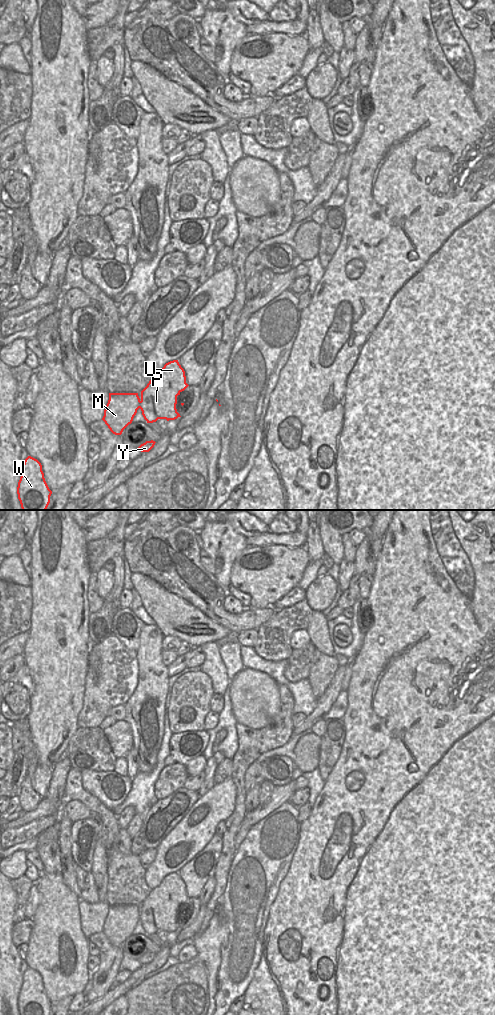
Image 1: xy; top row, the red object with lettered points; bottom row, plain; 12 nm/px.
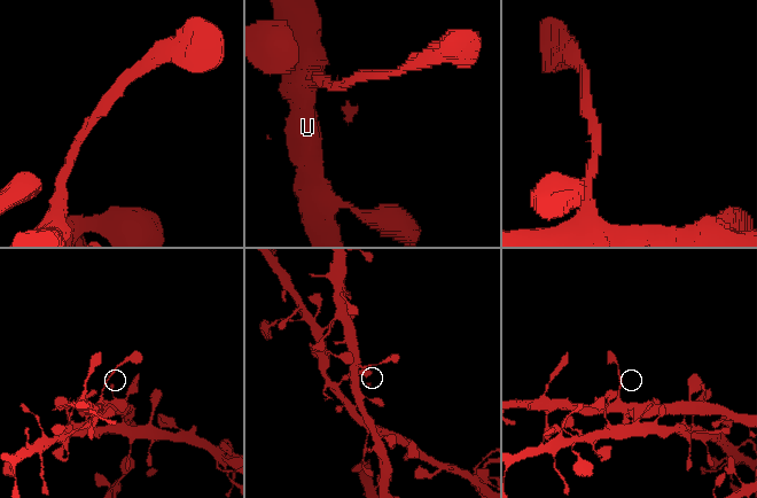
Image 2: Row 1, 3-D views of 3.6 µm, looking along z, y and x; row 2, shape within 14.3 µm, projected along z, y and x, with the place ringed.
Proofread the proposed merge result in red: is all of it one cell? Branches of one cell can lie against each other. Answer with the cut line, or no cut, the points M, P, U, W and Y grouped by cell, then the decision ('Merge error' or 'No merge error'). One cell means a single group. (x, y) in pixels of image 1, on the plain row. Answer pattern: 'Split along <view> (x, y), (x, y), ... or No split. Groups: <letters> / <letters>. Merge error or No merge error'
Split along xy (141, 913), (139, 919). Groups: M W / P U Y. Merge error

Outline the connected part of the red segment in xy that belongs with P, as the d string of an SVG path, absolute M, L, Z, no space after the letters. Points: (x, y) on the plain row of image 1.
M178 872L166 875L161 884L152 889L147 898L141 903L140 921L147 935L156 934L158 931L169 933L181 929L176 921L177 908L188 898L185 883Z

